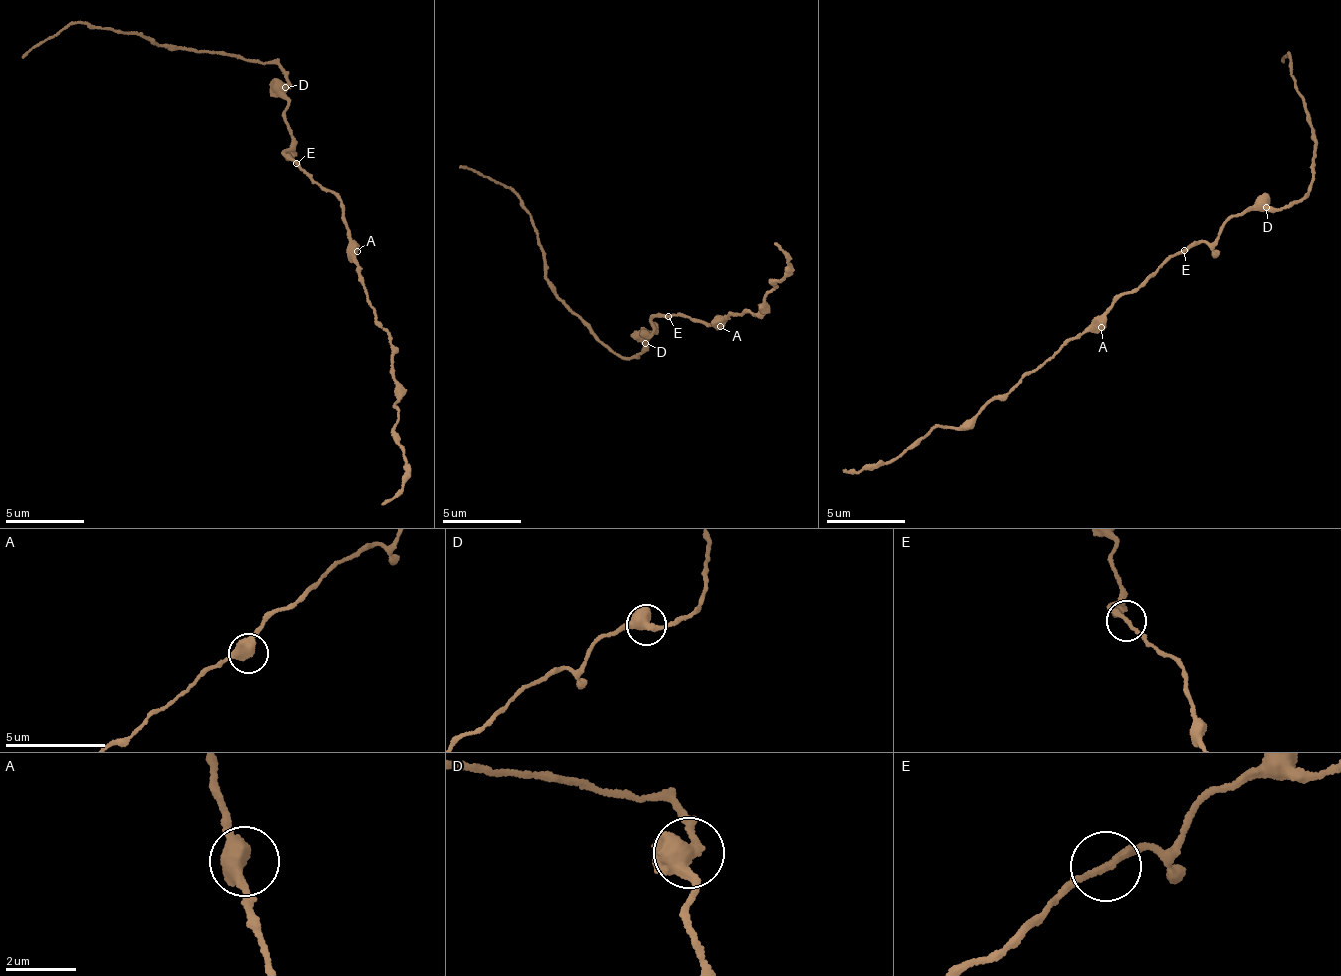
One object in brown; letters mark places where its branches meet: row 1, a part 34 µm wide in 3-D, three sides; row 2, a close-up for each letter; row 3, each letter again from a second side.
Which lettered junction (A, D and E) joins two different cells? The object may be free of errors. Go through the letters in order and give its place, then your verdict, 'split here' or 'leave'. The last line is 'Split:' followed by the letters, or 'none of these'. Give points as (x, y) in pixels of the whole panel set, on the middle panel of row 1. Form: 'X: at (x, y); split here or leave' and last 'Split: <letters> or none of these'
A: at (720, 326); leave
D: at (645, 343); split here
E: at (668, 316); leave
Split: D

